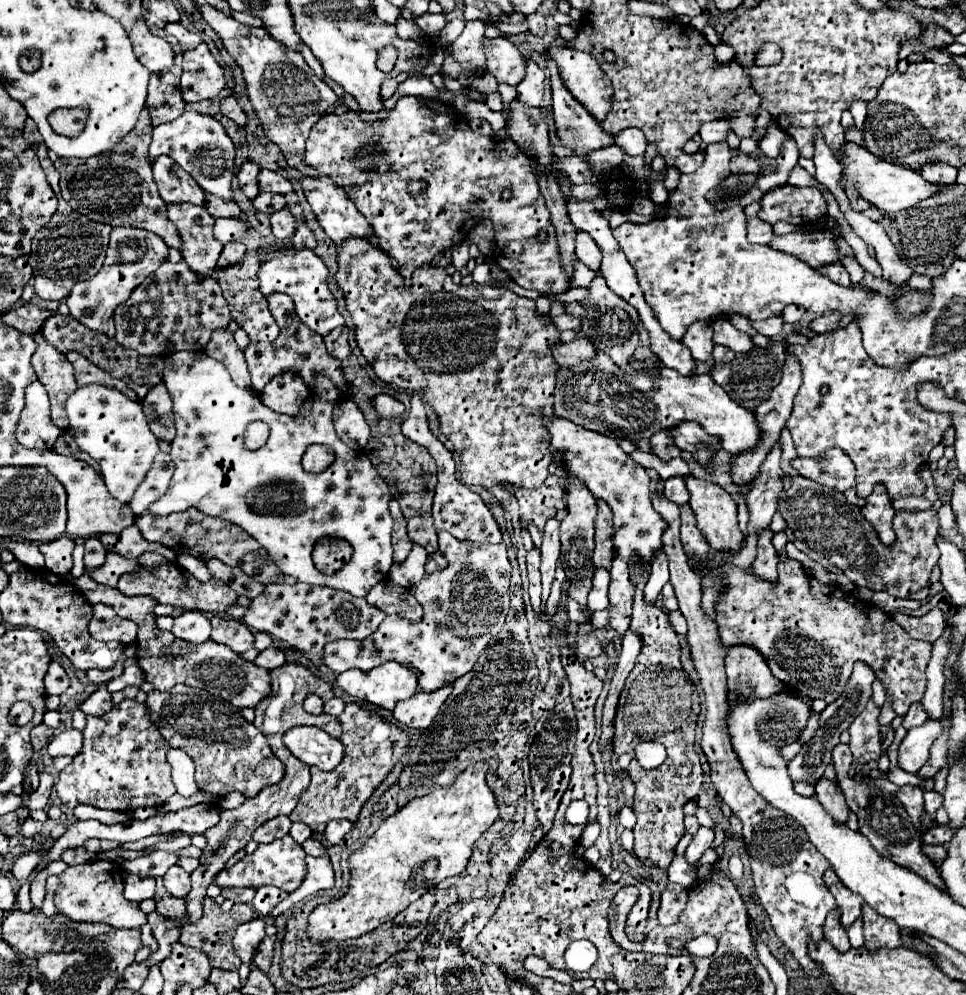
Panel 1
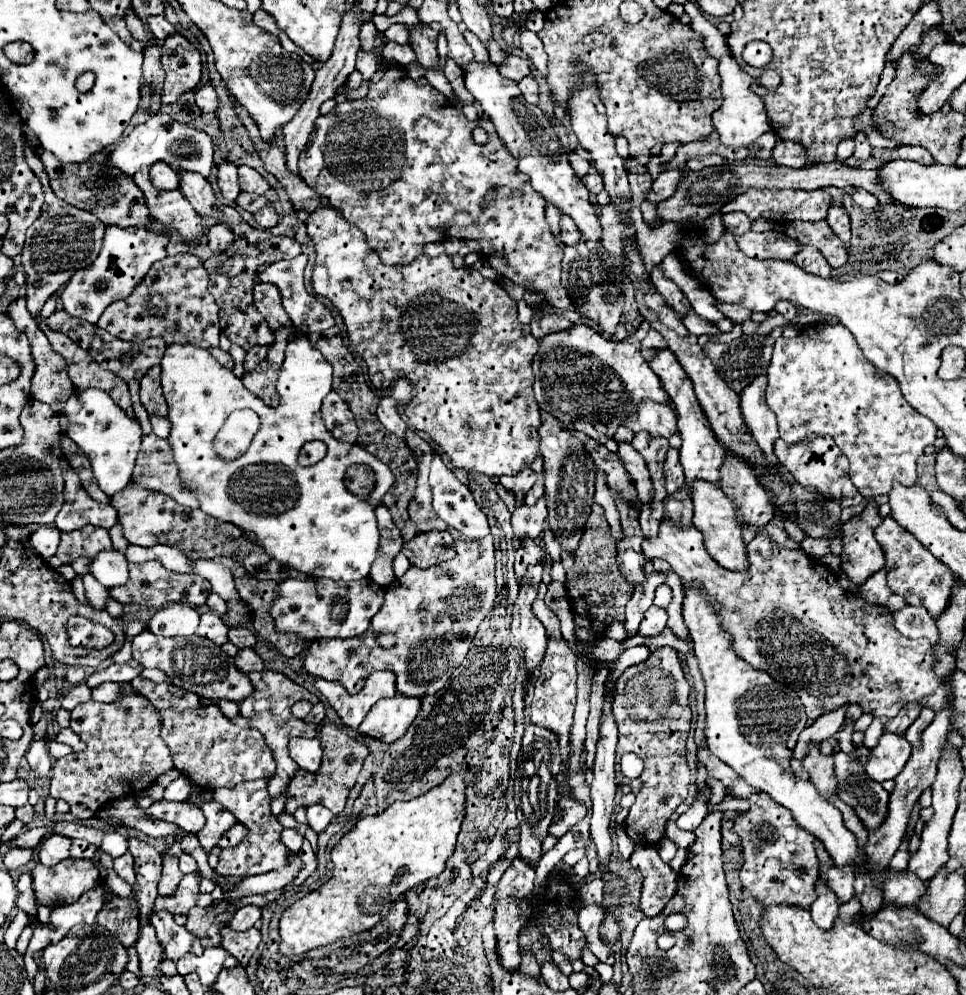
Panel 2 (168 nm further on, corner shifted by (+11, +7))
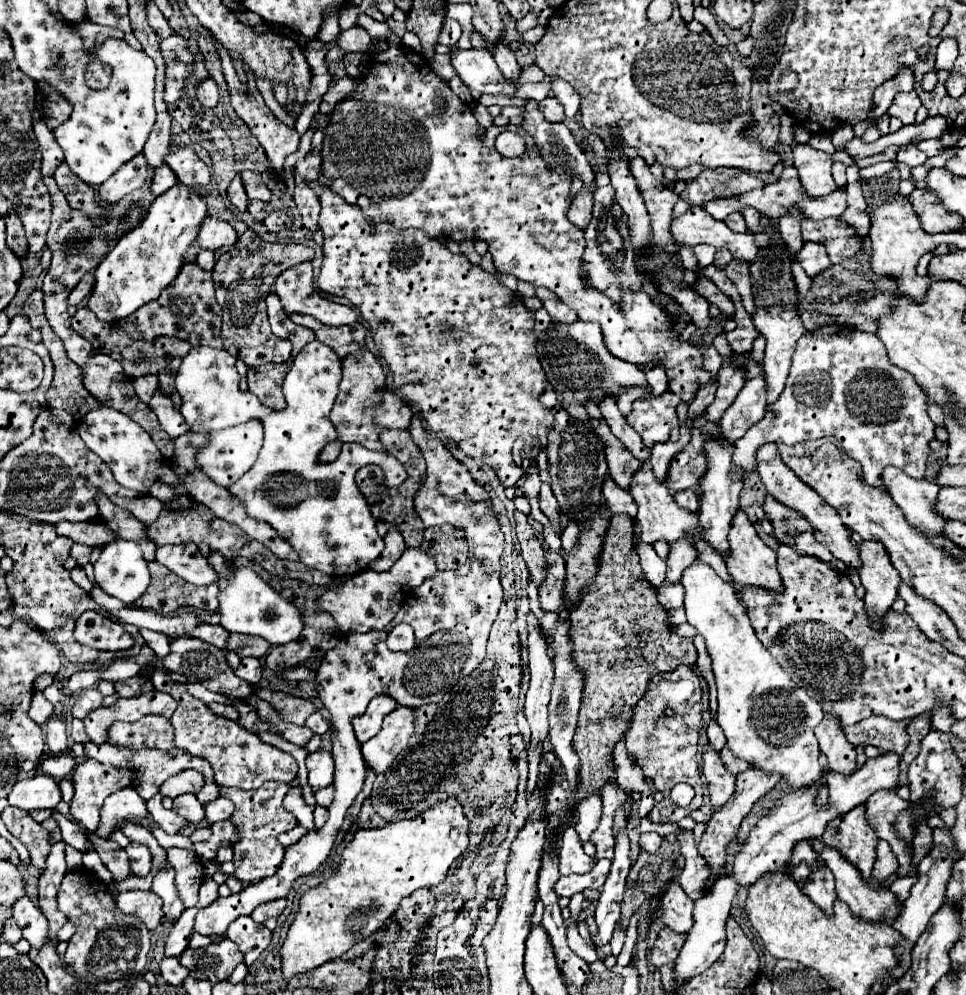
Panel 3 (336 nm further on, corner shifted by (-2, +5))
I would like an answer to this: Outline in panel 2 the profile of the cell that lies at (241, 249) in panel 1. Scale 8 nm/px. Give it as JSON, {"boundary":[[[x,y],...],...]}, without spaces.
{"boundary":[[[221,223],[209,227],[205,237],[207,237],[209,247],[211,247],[215,253],[221,253],[221,251],[229,249],[229,245],[233,243],[233,233],[231,233],[231,229],[227,229],[227,227],[221,225]]]}

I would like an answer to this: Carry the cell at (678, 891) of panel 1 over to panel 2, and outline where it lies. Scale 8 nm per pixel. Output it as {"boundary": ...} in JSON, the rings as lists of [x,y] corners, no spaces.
{"boundary":[[[637,845],[629,861],[643,875],[643,891],[639,899],[641,911],[647,917],[659,915],[677,891],[677,873],[661,861],[655,847],[647,845]]]}

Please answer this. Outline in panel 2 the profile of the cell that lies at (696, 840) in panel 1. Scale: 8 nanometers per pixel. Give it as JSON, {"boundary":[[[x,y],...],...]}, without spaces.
{"boundary":[[[697,795],[697,801],[679,817],[679,821],[677,821],[679,829],[687,829],[687,831],[697,829],[697,825],[701,825],[707,811],[709,811],[709,805],[703,801],[701,795]]]}

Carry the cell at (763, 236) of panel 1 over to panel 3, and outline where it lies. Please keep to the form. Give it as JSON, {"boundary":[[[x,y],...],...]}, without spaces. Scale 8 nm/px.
{"boundary":[[[732,213],[724,219],[724,223],[732,229],[732,231],[738,231],[738,233],[744,233],[746,231],[746,223],[744,223],[744,217],[740,213]]]}

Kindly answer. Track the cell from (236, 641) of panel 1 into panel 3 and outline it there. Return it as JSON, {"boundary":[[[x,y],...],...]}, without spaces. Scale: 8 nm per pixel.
{"boundary":[[[202,623],[202,627],[198,627],[198,631],[194,631],[194,635],[192,635],[192,637],[202,639],[202,641],[206,641],[206,643],[214,645],[214,647],[224,649],[228,635],[230,635],[230,633],[226,633],[226,629],[224,629],[224,627],[218,627],[218,625],[206,625],[206,623]]]}

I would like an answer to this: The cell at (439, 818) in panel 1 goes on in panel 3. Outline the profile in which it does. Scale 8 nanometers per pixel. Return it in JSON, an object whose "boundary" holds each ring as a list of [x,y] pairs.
{"boundary":[[[454,797],[426,809],[416,819],[396,821],[396,823],[384,825],[380,829],[356,831],[354,839],[342,851],[338,869],[328,879],[324,879],[320,885],[308,889],[302,895],[300,909],[292,921],[286,941],[280,949],[282,977],[292,979],[300,973],[310,973],[312,969],[342,957],[356,943],[360,943],[368,935],[382,929],[384,923],[394,915],[398,903],[404,897],[408,897],[410,893],[414,893],[420,887],[430,887],[430,885],[442,883],[450,865],[454,863],[456,857],[460,857],[466,851],[466,847],[468,847],[468,819],[462,813],[462,805]]]}

